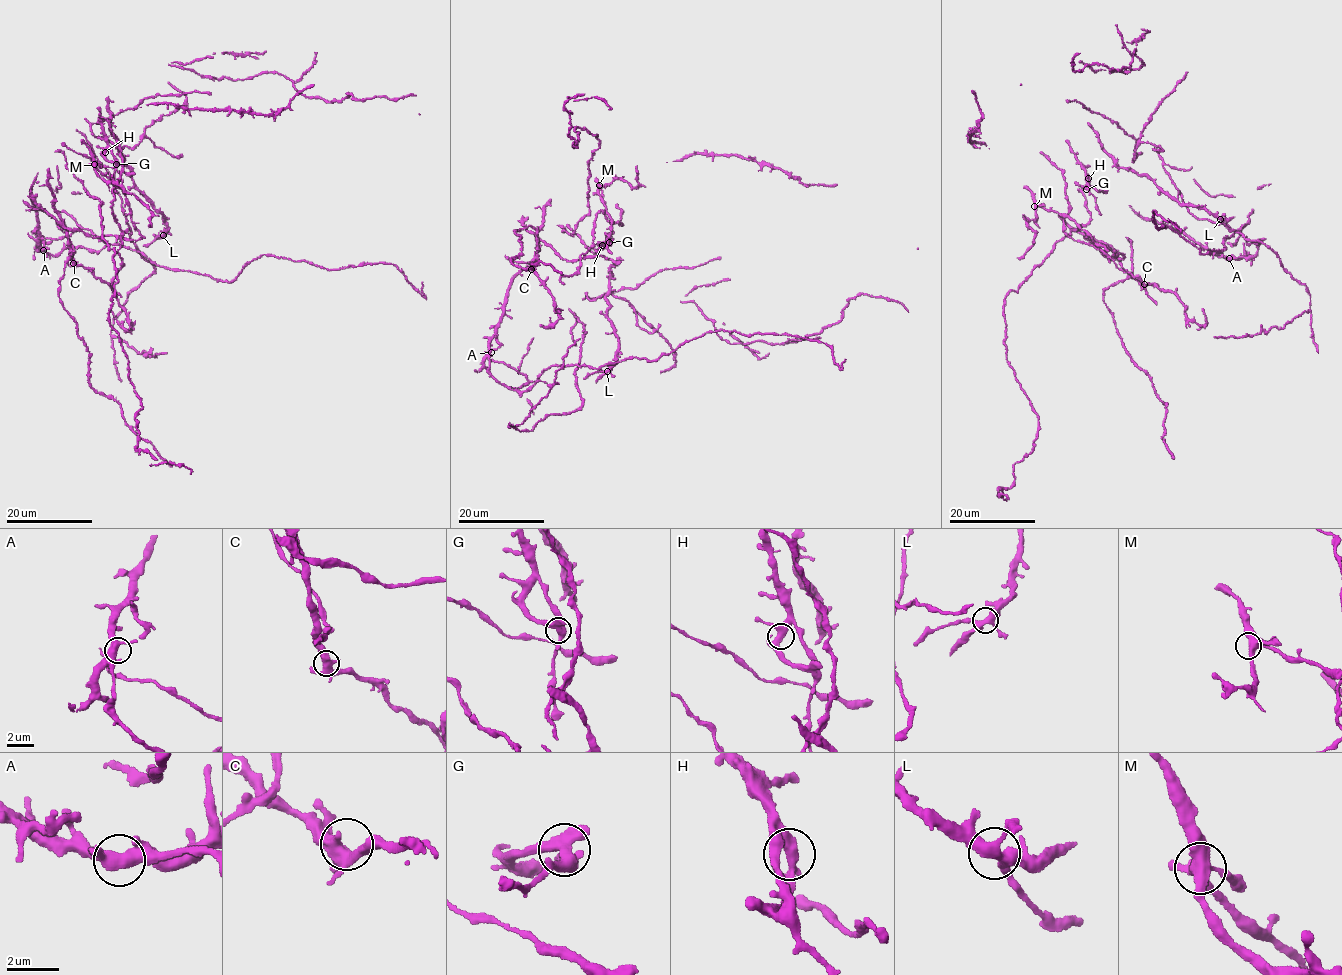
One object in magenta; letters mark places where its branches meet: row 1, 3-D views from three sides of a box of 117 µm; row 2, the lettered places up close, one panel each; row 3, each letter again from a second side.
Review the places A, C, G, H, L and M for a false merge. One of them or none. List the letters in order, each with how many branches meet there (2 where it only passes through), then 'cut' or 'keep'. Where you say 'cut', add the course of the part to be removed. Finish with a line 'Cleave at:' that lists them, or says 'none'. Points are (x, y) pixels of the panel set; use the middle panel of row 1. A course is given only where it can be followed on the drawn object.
A: 4 branches meet; keep
C: 4 branches meet; keep
G: 4 branches meet; keep
H: 4 branches meet; keep
L: 4 branches meet; keep
M: 4 branches meet; keep
Cleave at: none

